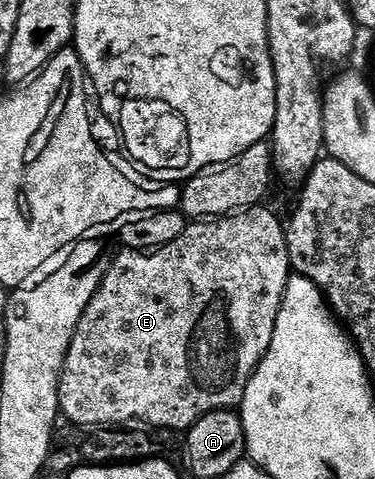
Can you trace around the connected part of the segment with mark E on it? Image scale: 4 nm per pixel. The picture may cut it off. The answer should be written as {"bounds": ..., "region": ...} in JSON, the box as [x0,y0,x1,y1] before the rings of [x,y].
{"bounds":[60,204,292,432],"region":[[[264,204],[250,206],[246,210],[220,216],[215,220],[193,221],[185,225],[182,236],[170,244],[157,246],[151,252],[124,248],[111,259],[108,275],[90,300],[74,332],[74,340],[60,374],[60,409],[69,423],[77,426],[111,426],[113,422],[149,422],[151,426],[184,432],[210,412],[239,407],[256,365],[264,359],[264,353],[270,348],[270,340],[274,340],[274,324],[278,320],[284,289],[292,270],[285,223],[282,218],[280,222],[279,216],[266,207]]]}

